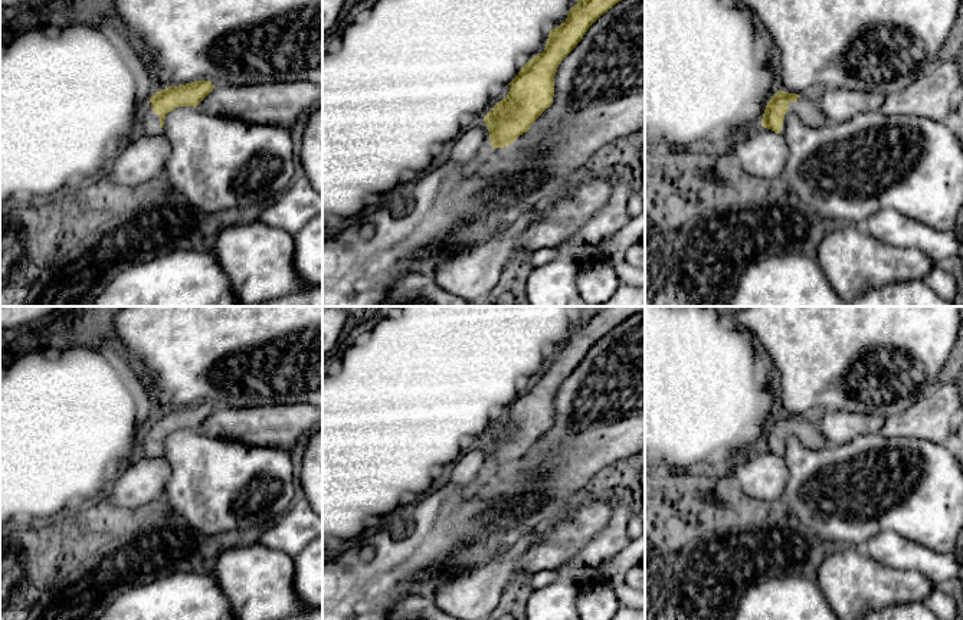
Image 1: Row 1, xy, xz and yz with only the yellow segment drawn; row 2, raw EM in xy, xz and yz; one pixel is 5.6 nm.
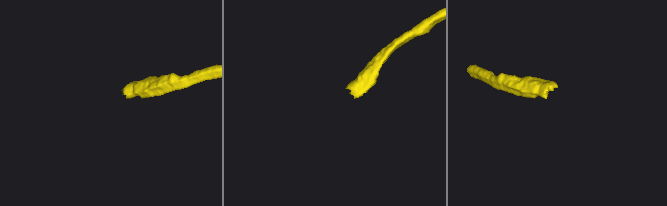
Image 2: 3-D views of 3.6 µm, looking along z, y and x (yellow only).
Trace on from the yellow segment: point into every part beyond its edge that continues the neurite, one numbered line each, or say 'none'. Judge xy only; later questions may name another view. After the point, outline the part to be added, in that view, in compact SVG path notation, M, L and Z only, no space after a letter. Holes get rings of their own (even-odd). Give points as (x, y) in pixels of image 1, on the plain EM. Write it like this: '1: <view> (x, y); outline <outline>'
1: xy (148, 445); outline M147 421L143 426L138 439L138 455L141 457L161 457L160 439L151 432L151 424Z

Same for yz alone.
1: yz (806, 430); outline M799 417L796 424L789 424L789 433L785 436L785 442L790 437L795 436L799 439L799 442L810 449L810 450L822 450L828 447L828 442L820 433L815 417ZM783 442L783 449L780 452L780 456L785 456L785 442Z

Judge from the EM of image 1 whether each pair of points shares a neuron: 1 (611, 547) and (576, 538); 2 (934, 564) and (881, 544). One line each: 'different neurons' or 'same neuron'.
1: different neurons
2: same neuron

